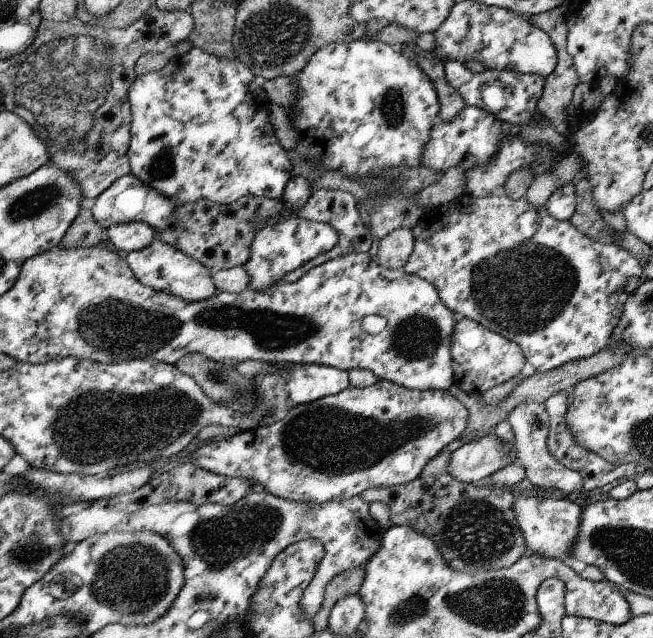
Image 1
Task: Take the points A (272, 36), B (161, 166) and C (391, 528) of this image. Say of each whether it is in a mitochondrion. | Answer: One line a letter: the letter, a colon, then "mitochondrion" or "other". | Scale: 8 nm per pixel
A: mitochondrion
B: mitochondrion
C: other

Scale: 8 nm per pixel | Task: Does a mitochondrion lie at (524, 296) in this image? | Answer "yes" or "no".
yes

